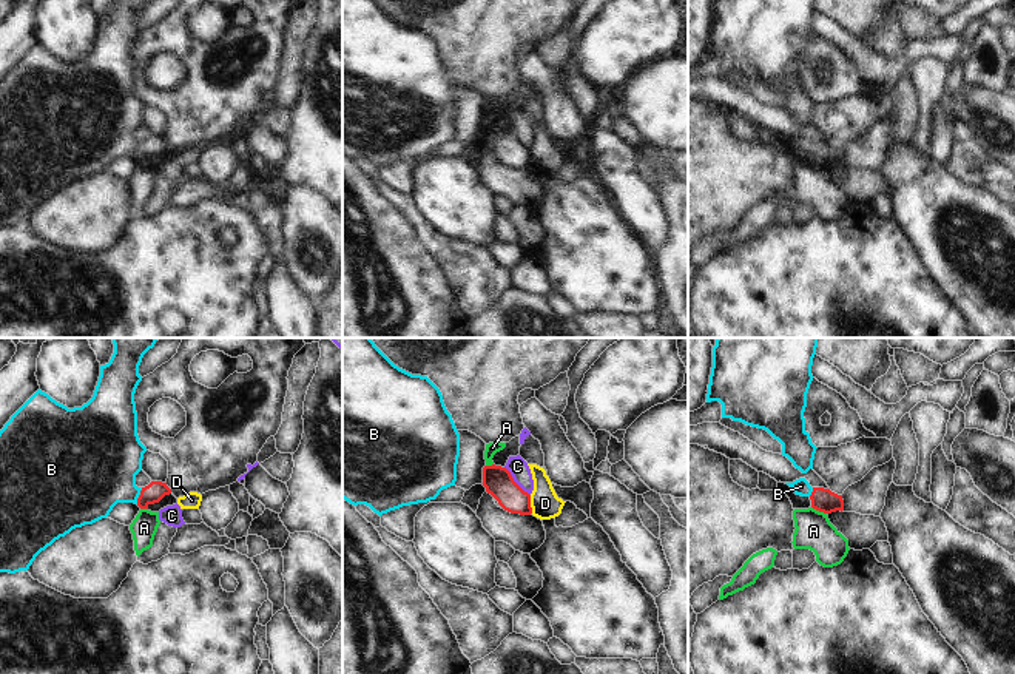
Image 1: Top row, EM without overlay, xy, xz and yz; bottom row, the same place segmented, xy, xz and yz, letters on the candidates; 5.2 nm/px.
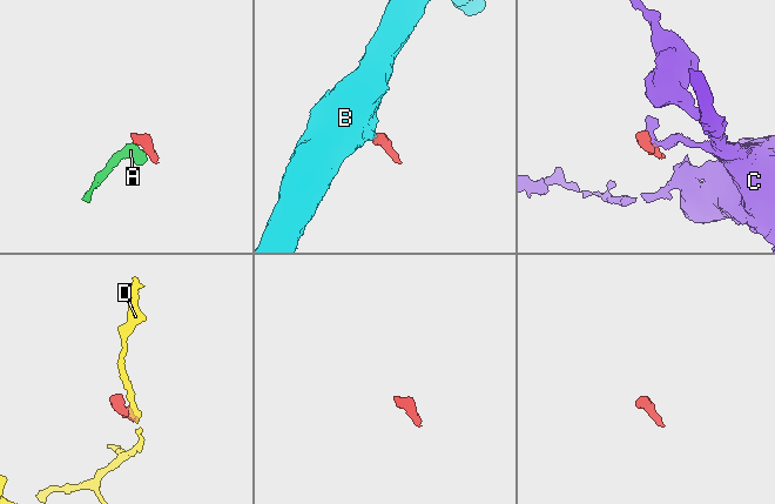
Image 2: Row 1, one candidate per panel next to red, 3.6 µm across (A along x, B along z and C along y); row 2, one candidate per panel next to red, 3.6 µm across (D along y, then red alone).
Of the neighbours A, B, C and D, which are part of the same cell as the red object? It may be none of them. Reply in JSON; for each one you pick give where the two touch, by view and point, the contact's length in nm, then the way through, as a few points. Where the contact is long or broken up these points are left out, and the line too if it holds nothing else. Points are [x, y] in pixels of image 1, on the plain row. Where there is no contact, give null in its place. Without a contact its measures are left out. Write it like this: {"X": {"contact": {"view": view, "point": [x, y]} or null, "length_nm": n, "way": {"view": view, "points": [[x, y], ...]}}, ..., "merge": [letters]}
{"B": {"contact": {"view": "xy", "point": [139, 150]}, "length_nm": 90, "way": {"view": "xy", "points": [[155, 145], [148, 150], [139, 150], [127, 147], [99, 124]]}}, "merge": ["B"]}

